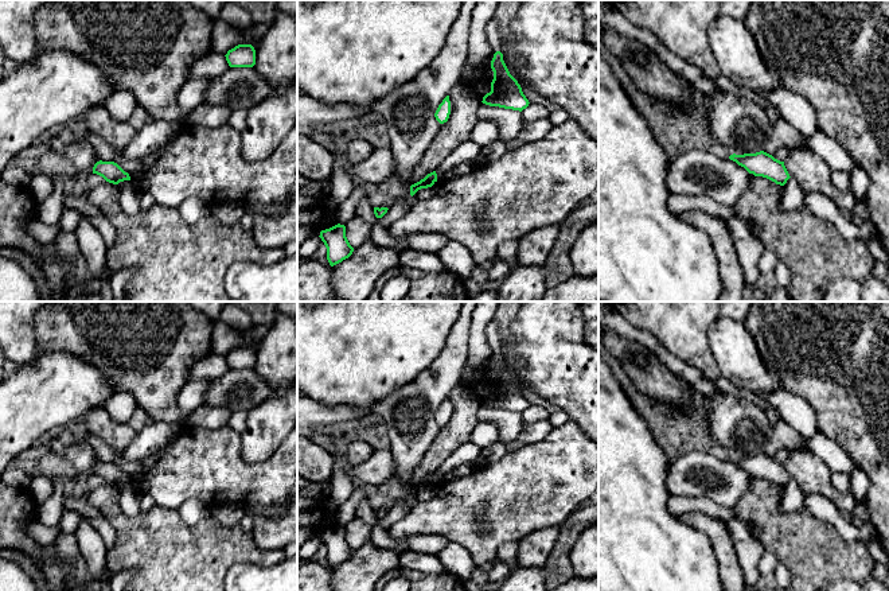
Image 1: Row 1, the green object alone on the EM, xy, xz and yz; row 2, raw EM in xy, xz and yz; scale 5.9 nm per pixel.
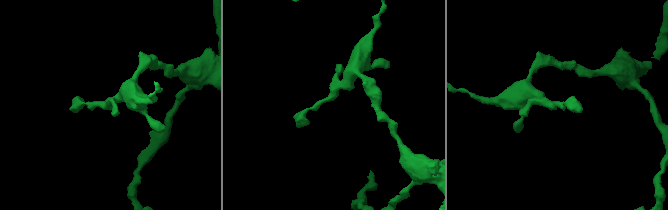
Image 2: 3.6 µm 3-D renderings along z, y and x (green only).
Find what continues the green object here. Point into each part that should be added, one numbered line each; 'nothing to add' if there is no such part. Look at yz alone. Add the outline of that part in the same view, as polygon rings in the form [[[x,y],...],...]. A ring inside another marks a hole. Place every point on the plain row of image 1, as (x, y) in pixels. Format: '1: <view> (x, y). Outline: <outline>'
nothing to add

